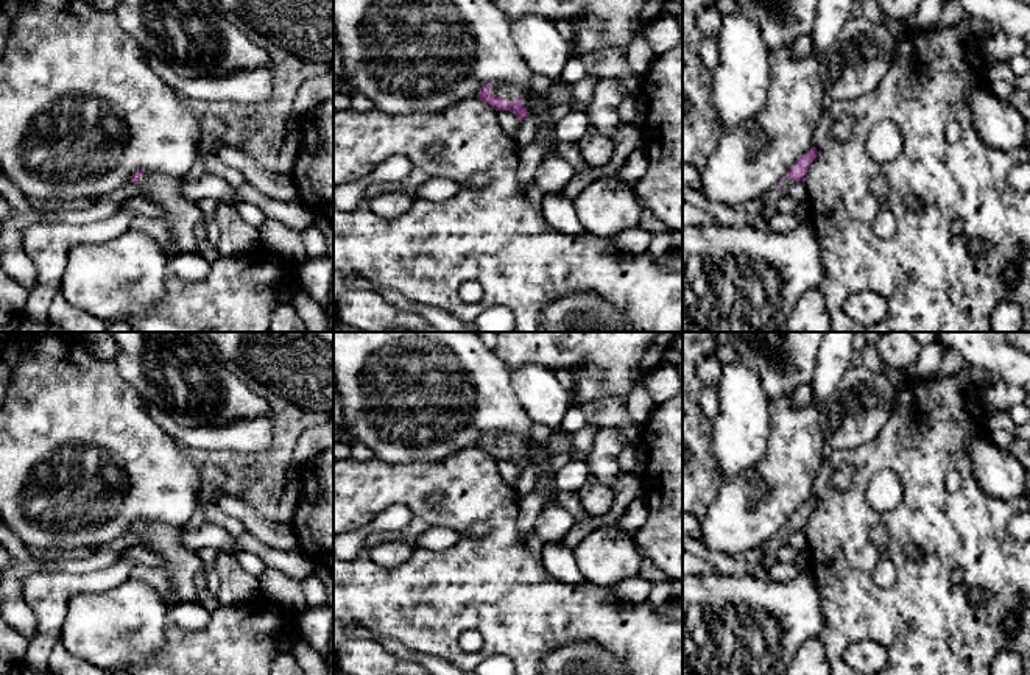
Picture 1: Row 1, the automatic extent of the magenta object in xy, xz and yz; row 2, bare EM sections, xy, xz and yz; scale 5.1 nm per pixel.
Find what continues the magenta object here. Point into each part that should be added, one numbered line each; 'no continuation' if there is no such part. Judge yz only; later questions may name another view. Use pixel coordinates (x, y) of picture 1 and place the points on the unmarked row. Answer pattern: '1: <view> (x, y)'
1: yz (772, 549)

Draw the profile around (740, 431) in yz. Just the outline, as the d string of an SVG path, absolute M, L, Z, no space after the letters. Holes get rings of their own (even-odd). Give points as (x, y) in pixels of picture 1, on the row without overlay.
M740 359L721 365L717 385L718 415L712 419L712 455L717 469L737 477L757 466L770 433L770 399L759 374Z

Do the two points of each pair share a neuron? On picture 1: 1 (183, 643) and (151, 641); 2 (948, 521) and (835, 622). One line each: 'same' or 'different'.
1: different
2: same

